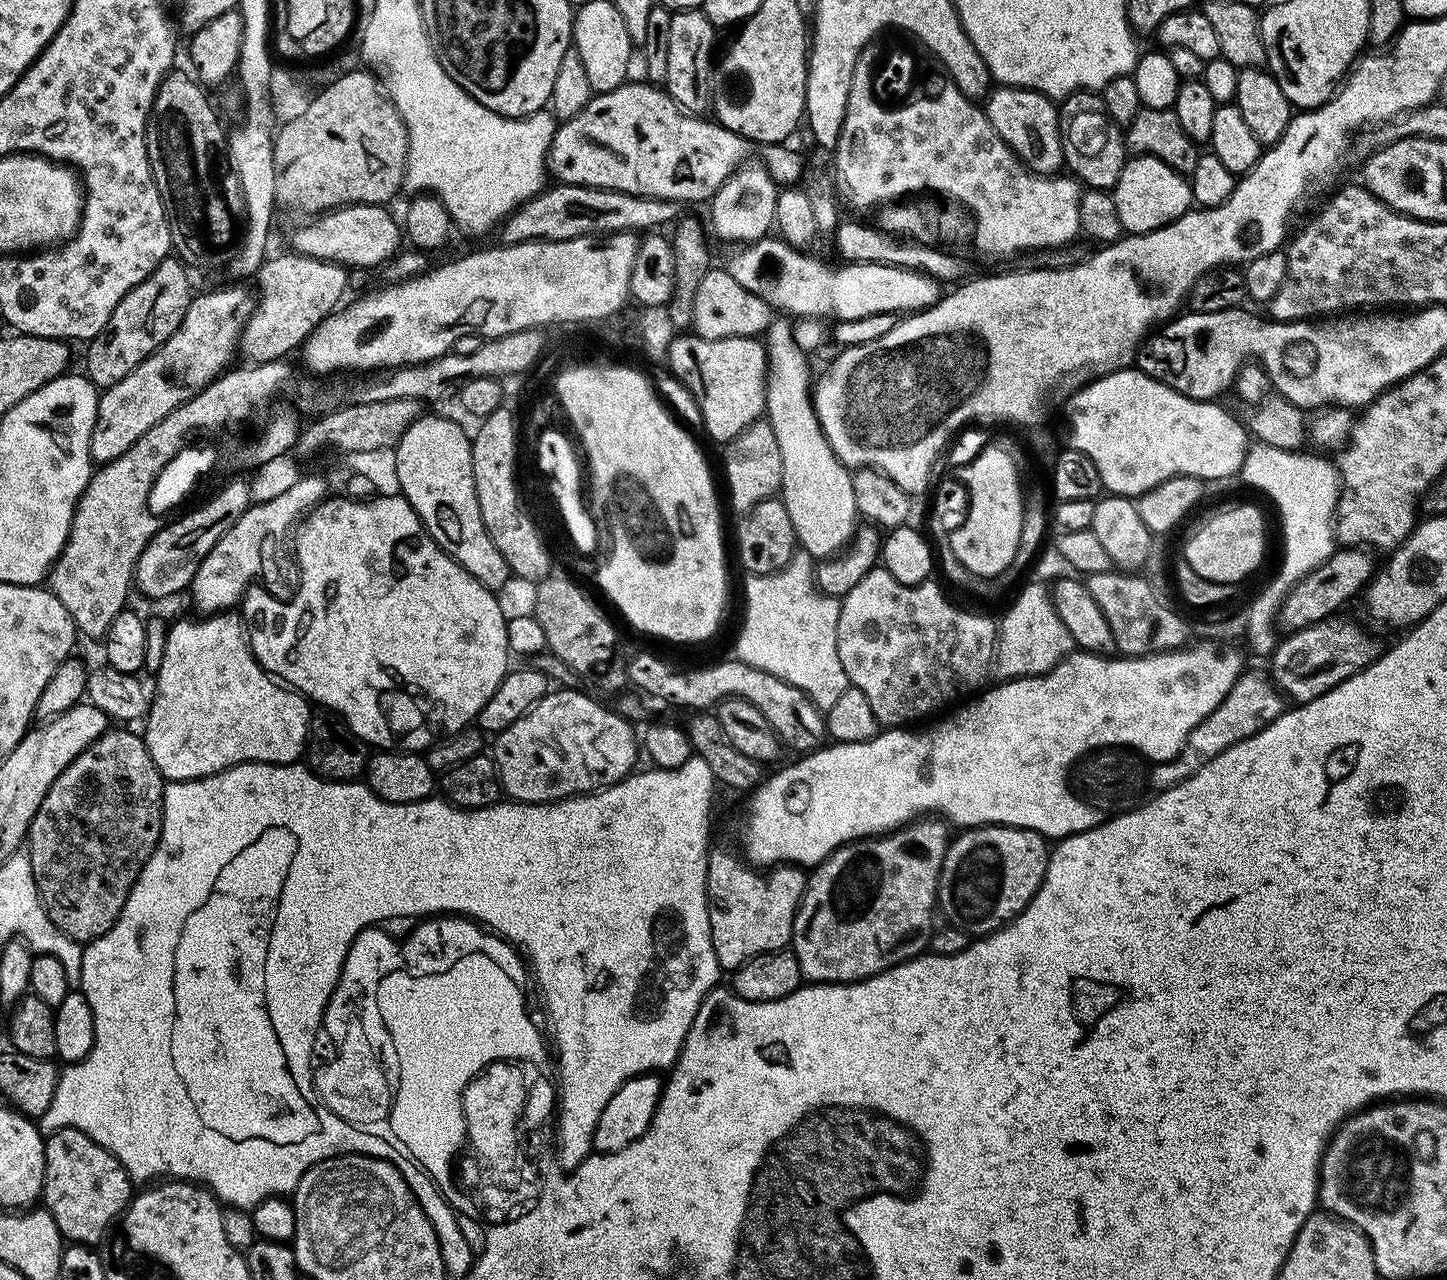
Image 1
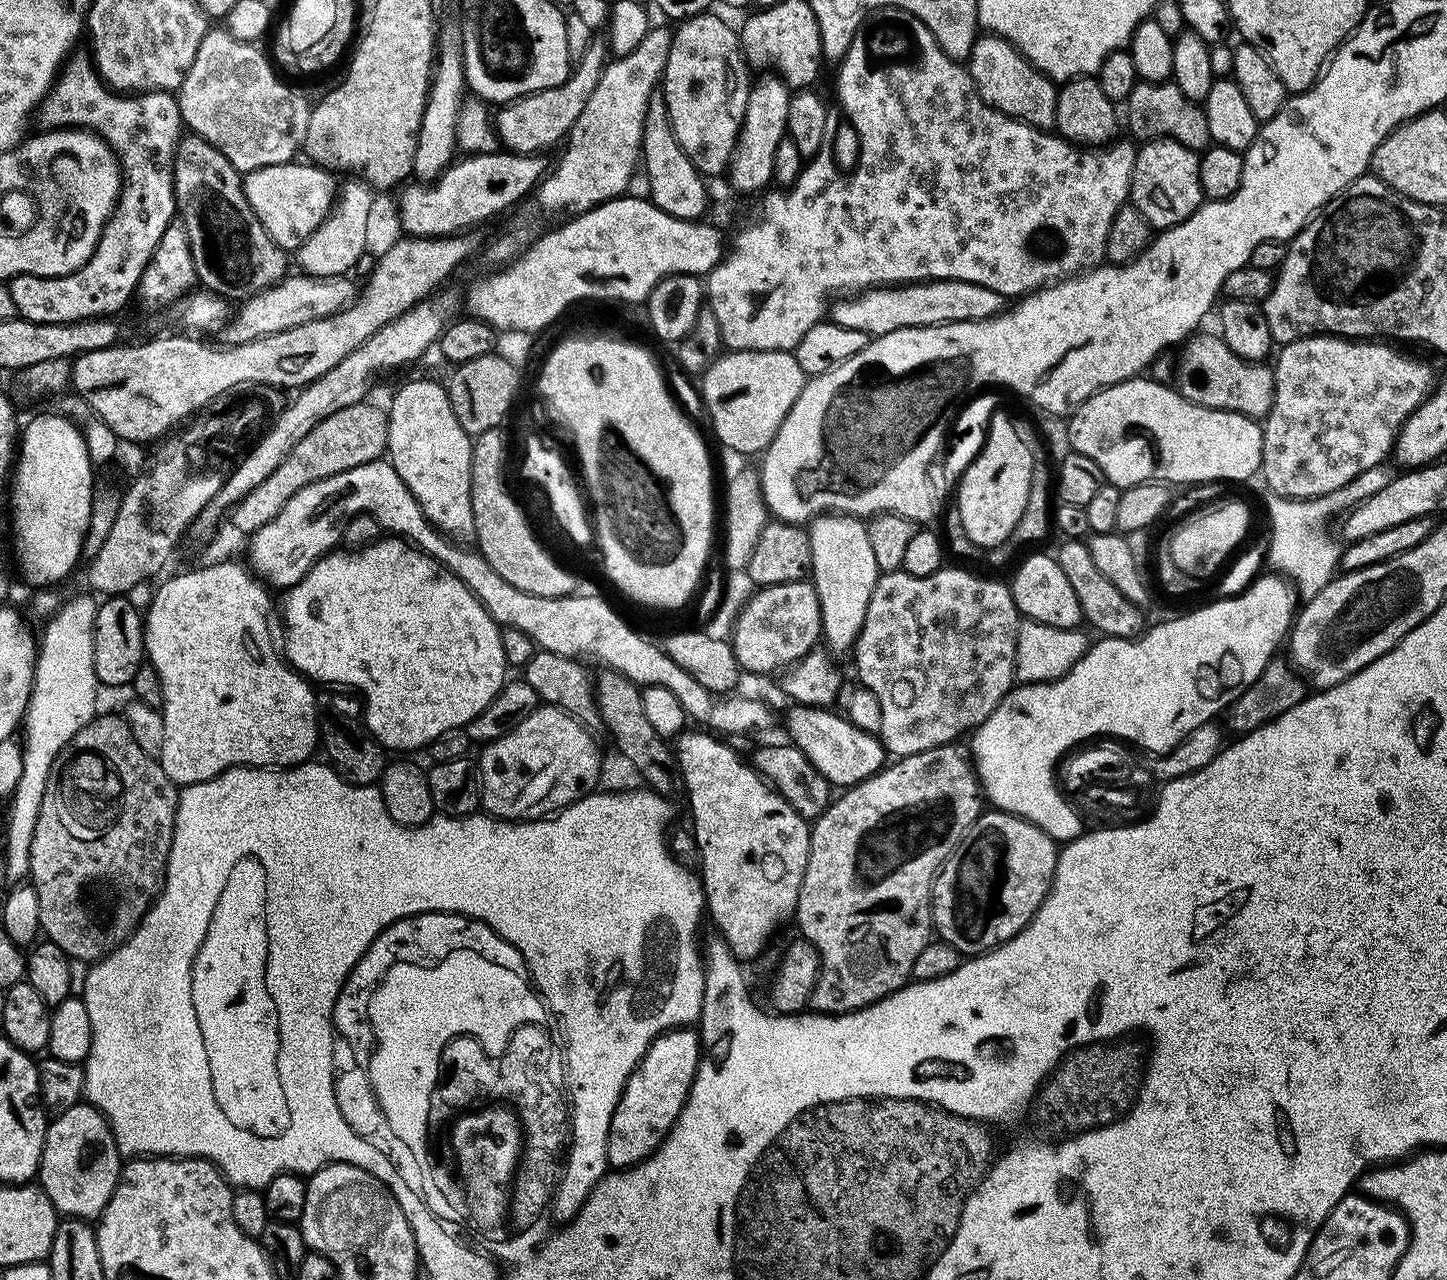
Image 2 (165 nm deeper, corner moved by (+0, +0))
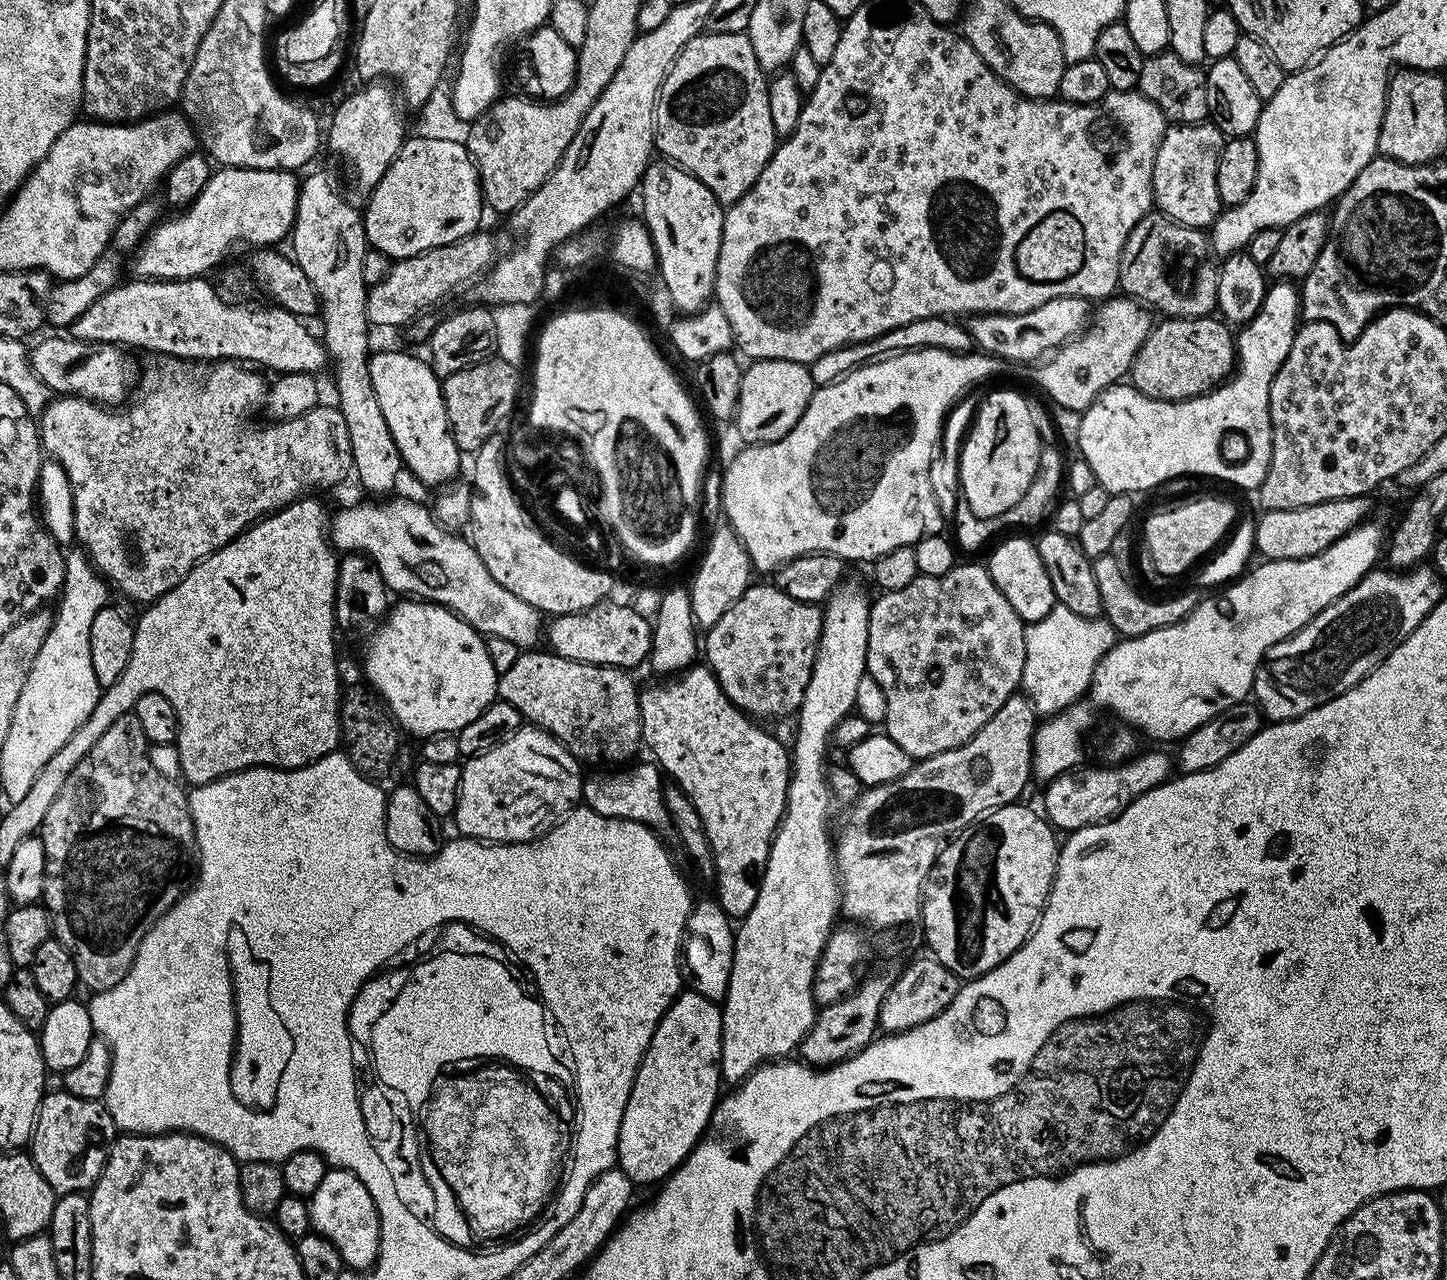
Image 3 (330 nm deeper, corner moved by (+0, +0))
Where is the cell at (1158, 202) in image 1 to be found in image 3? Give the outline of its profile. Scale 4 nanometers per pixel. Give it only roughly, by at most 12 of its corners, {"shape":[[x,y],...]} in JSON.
{"shape":[[1172,124],[1152,199],[1176,224],[1211,229],[1222,211],[1215,124]]}

